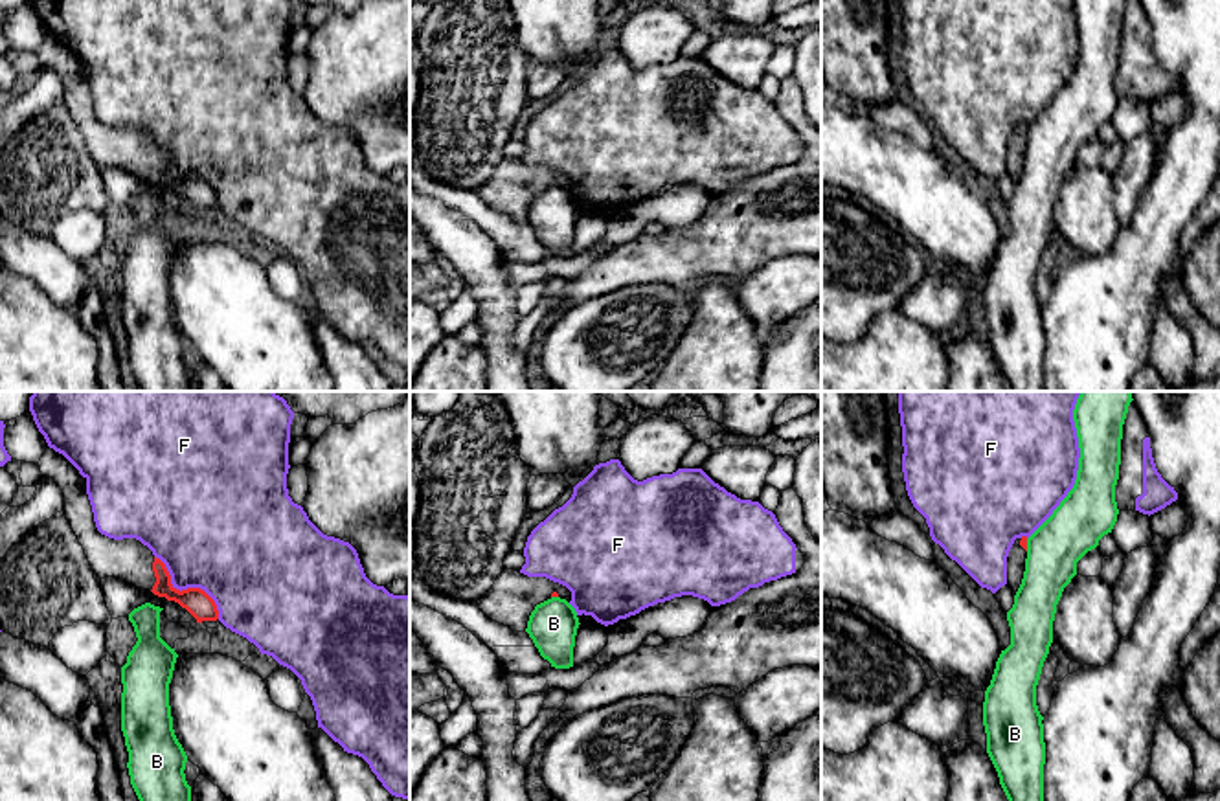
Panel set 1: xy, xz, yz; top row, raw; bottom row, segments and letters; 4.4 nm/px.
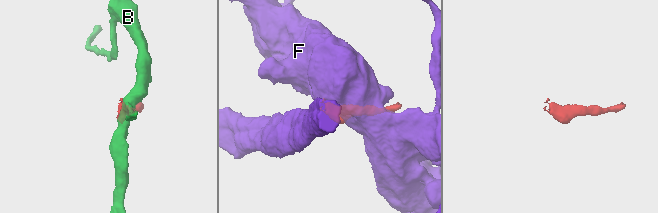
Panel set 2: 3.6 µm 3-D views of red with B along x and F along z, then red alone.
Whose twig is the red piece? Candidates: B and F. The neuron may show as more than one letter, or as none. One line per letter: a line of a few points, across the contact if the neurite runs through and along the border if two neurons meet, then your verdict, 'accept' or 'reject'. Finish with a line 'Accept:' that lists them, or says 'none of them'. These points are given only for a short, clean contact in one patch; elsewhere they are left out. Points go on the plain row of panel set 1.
B: line yz (1026, 127), (1027, 138); reject
F: reject
Accept: none of them

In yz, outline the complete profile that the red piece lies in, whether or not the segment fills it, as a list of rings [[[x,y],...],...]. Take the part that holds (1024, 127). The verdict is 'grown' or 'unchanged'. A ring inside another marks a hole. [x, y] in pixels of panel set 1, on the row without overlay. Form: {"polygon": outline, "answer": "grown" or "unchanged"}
{"polygon": [[[1027,125],[1016,127],[1007,145],[1007,173],[1018,180],[1027,147]]], "answer": "grown"}

